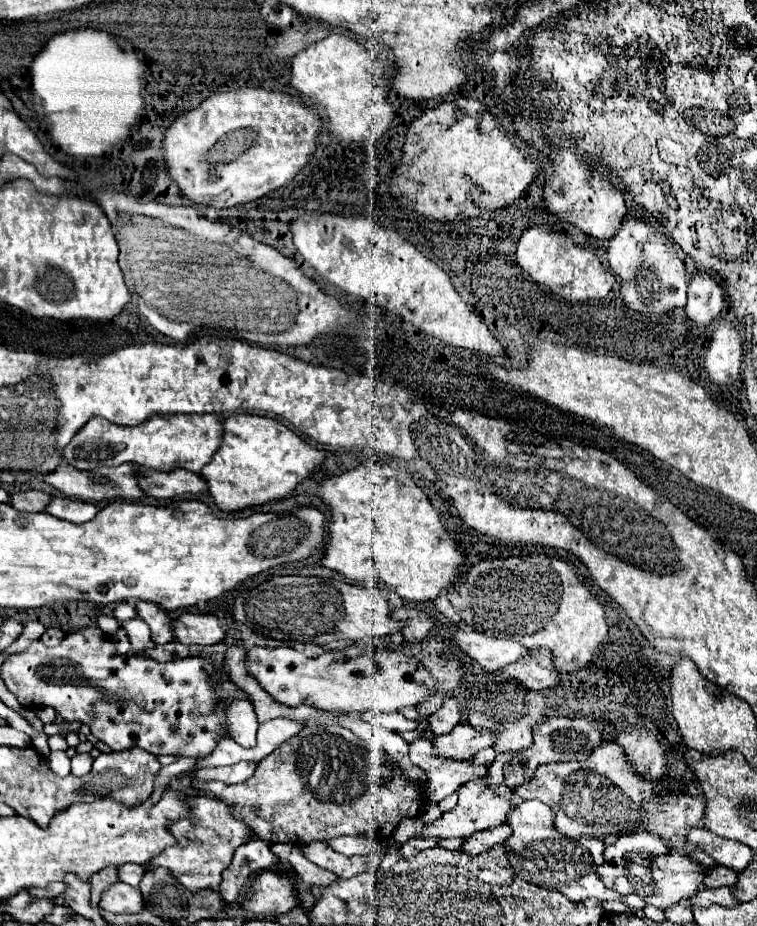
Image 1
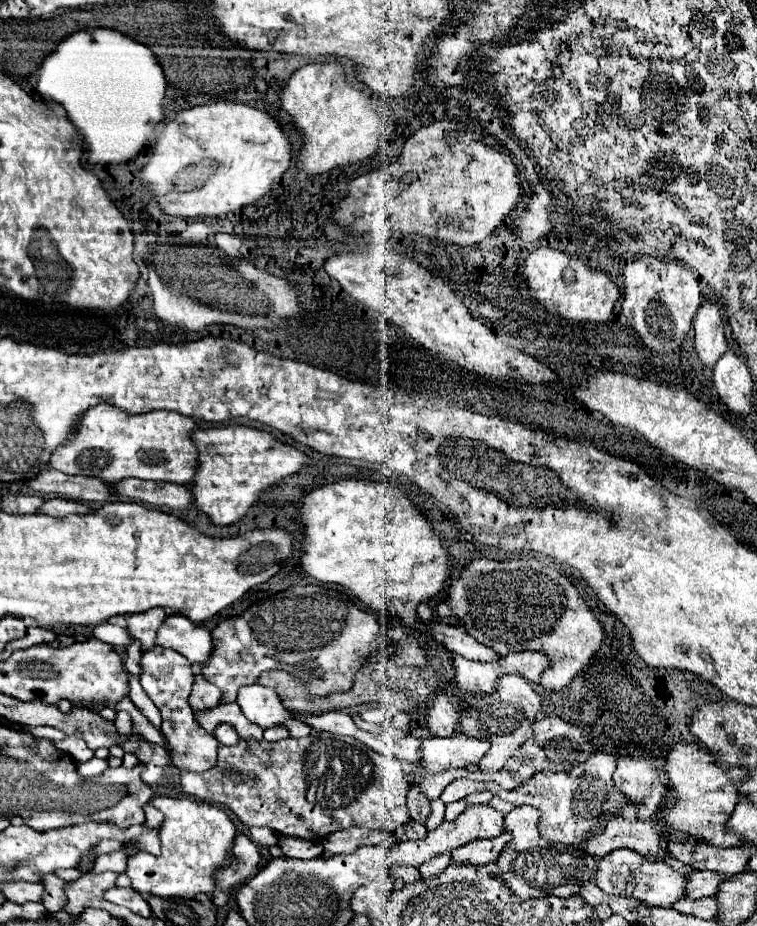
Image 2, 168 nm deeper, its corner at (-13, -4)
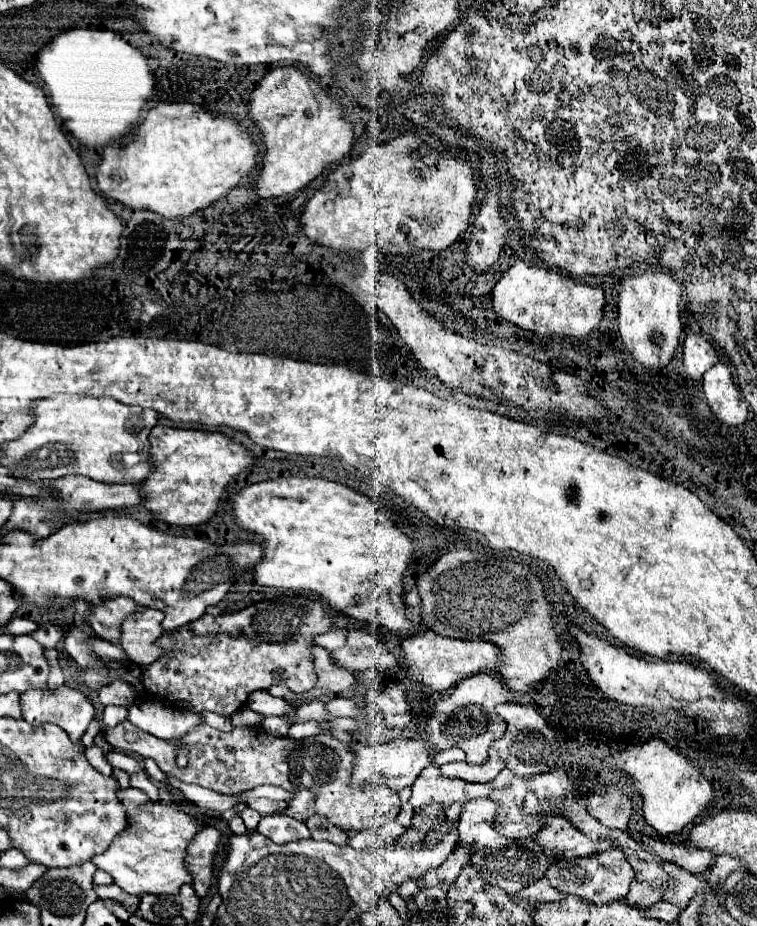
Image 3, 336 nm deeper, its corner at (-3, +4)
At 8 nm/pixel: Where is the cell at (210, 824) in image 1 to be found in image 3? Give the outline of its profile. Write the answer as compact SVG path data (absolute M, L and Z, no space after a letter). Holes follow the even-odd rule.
M134 788L120 792L120 802L124 802L128 810L128 828L116 836L104 854L92 858L92 862L100 870L112 874L114 882L128 894L176 894L182 884L192 884L192 876L184 866L184 858L188 844L204 826L196 816L176 810L172 804L152 800L136 804L136 796L146 794Z

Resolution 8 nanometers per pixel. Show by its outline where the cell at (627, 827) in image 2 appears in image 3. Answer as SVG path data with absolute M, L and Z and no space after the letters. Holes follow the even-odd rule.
M548 816L546 824L542 826L540 834L534 838L546 854L562 854L566 858L576 858L584 854L594 854L608 850L610 844L614 844L610 838L602 836L600 840L588 838L584 832L574 828L574 824L562 816Z

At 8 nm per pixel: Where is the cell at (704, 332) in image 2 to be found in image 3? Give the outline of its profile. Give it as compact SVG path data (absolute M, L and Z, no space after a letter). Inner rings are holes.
M688 332L682 354L684 354L686 374L694 380L702 380L704 372L710 370L718 360L718 352L712 346L710 338L706 334L696 334L696 332Z

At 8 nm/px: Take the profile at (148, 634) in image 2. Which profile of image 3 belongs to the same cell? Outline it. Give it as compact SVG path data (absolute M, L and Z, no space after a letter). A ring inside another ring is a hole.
M124 596L106 600L98 606L90 606L88 624L92 626L98 638L118 644L122 638L122 622L128 616L136 614L136 606L138 604L132 598L124 598Z

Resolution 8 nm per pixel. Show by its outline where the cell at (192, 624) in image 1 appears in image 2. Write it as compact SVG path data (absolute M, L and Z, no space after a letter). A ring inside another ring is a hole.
M174 614L158 628L154 646L176 650L192 664L202 664L212 652L212 636L206 626L194 626L186 616Z

